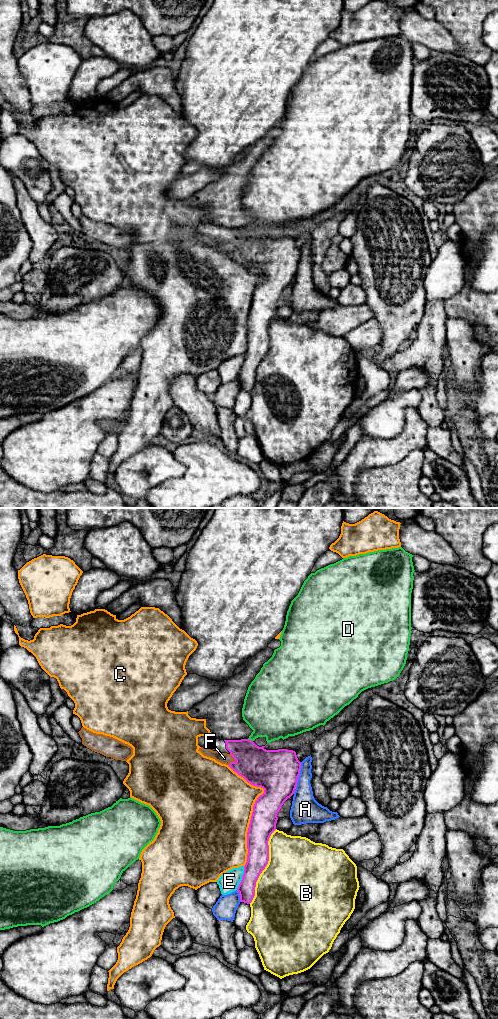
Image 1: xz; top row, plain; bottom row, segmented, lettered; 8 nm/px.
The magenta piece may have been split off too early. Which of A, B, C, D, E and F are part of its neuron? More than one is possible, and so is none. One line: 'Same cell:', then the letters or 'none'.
Same cell: F

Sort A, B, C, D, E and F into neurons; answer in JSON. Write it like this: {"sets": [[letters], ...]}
{"sets": [["A"], ["B"], ["C"], ["D"], ["E"], ["F"]]}

